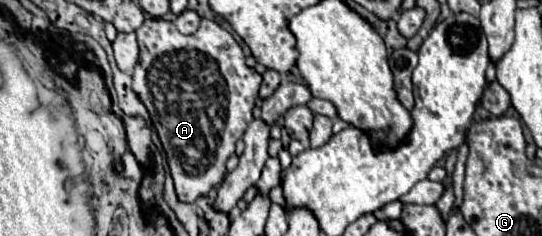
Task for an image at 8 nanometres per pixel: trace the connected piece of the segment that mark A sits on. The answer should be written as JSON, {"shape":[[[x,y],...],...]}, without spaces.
{"shape":[[[149,16],[149,18],[143,22],[143,26],[137,28],[137,40],[139,40],[139,50],[141,50],[141,54],[139,54],[139,62],[137,62],[135,70],[133,70],[133,90],[141,96],[143,104],[147,106],[147,110],[149,110],[149,114],[151,114],[151,122],[153,122],[153,126],[155,126],[159,138],[161,138],[161,144],[163,144],[163,148],[165,148],[165,152],[167,152],[167,162],[169,162],[169,166],[171,166],[171,176],[173,176],[173,180],[175,180],[175,190],[177,190],[177,194],[179,194],[179,200],[181,200],[181,202],[195,202],[199,196],[207,194],[215,184],[221,184],[221,182],[223,182],[223,178],[225,178],[225,174],[227,174],[225,162],[227,162],[227,158],[235,152],[237,140],[243,136],[245,128],[249,126],[249,122],[251,122],[251,118],[253,118],[253,106],[255,106],[255,98],[257,98],[257,94],[259,94],[261,74],[255,72],[255,68],[249,68],[249,66],[245,64],[245,56],[243,56],[241,46],[237,44],[237,40],[235,40],[223,26],[219,26],[215,20],[209,20],[209,18],[201,18],[199,30],[197,30],[195,34],[185,36],[185,34],[181,34],[181,32],[177,30],[177,26],[175,26],[171,20]]]}

